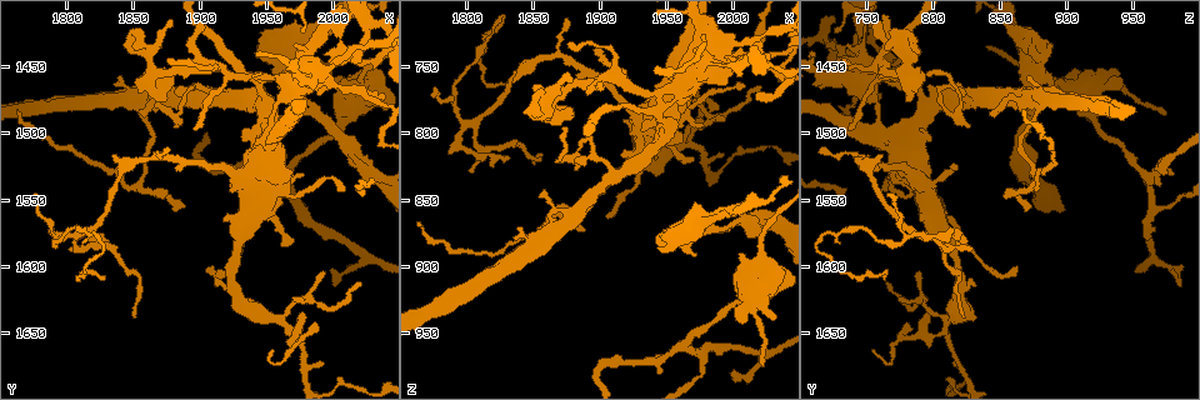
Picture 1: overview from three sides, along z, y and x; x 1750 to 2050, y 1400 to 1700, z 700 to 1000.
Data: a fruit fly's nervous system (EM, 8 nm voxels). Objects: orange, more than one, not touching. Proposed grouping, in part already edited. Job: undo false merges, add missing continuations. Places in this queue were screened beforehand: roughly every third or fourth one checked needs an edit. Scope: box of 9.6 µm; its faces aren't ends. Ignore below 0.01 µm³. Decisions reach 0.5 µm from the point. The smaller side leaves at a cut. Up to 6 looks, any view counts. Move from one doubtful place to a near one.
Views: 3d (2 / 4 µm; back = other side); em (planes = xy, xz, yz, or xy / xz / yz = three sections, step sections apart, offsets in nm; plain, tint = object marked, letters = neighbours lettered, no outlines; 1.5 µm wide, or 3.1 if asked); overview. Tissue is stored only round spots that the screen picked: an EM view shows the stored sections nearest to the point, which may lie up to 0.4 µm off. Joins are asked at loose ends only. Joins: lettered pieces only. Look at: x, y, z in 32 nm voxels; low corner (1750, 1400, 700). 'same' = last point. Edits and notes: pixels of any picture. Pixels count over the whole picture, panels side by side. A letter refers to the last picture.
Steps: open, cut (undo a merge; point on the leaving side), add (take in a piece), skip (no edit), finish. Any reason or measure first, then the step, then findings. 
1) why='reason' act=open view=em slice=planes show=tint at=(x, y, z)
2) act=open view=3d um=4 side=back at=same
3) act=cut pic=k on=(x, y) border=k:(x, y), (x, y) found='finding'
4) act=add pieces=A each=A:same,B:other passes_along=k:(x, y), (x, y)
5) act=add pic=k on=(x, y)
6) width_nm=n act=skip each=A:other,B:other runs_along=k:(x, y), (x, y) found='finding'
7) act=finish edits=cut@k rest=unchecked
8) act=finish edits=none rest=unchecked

why='tapers out' act=open view=em slice=planes show=letters at=(1804, 1584, 830)

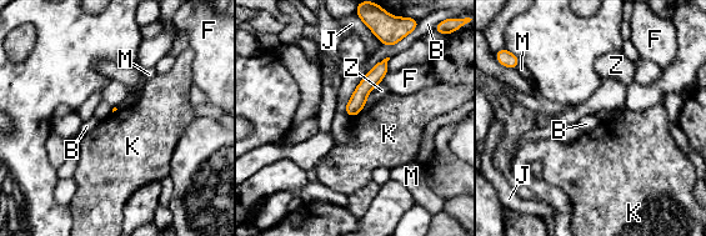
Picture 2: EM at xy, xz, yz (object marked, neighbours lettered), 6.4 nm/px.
act=skip each=B:other,F:other,J:other,K:other,M:other,Z:other runs_along=2:(384, 64), (364, 88), (351, 113) found='none of them fits'

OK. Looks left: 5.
why='three arms meet' act=open view=em slice=planes show=letters at=(1950, 1480, 794)

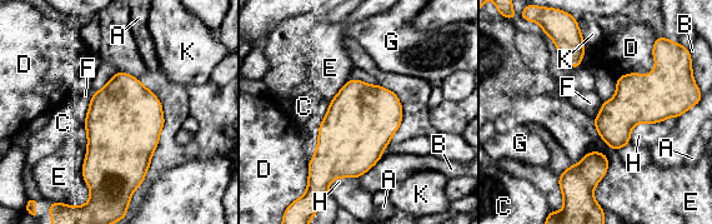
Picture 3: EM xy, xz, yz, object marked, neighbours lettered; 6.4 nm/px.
act=skip each=A:other,B:other,C:other,D:other,E:other,F:other,G:other,H:other,K:other border=3:(93, 95), (83, 123) found='all the same neuron'

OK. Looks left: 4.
why='sharp bend' act=open view=3d um=4 at=(1892, 1466, 808)

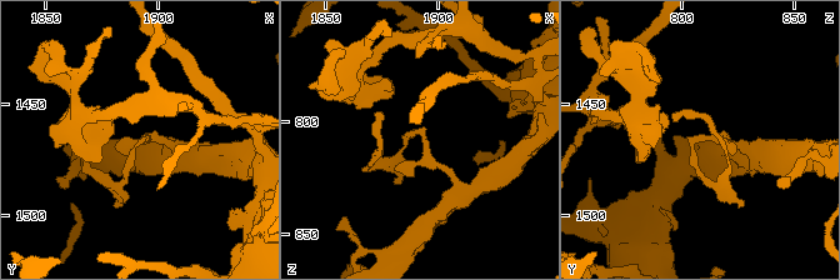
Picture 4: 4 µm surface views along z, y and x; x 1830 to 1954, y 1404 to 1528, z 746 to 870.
why='need the tissue' act=open view=em slice=yz step=8 show=tint at=(1893, 1466, 808)

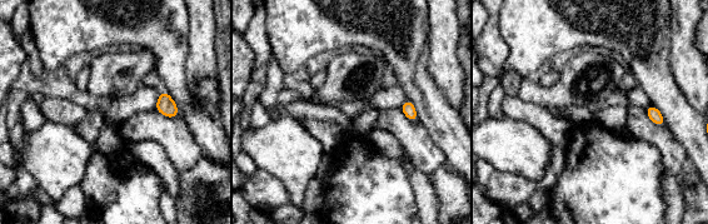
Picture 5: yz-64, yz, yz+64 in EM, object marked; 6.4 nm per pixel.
act=open view=em slice=planes show=letters at=same

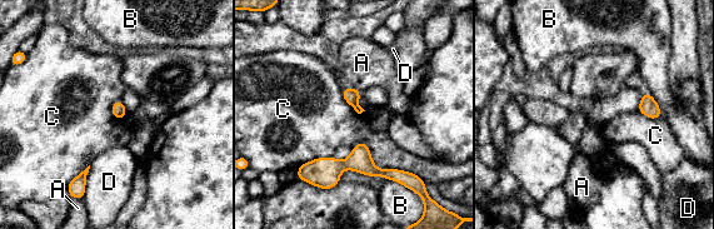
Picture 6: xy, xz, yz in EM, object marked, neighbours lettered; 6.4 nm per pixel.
act=skip each=A:other,B:other,C:other,D:other border=6:(351, 148), (415, 175) found='continuous, no second neuron'

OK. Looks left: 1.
act=finish edits=none rest=unchecked

